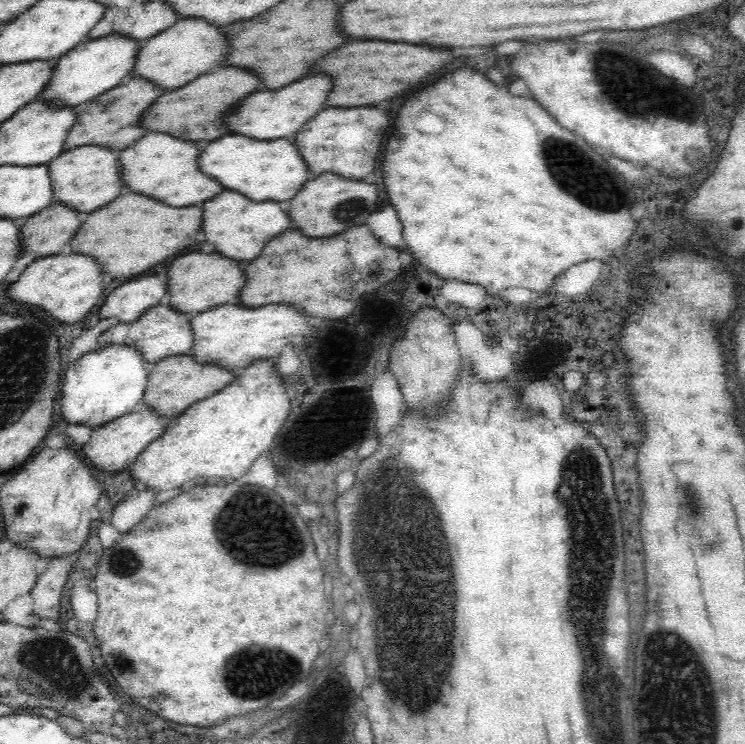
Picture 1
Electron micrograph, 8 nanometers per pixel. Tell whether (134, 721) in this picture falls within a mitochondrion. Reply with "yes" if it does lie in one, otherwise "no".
no

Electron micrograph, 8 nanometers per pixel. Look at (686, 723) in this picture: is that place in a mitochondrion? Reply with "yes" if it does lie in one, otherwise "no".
yes

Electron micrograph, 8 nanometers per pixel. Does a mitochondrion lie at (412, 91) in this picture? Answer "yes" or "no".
no

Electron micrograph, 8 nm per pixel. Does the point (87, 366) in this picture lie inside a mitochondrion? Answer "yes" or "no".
no

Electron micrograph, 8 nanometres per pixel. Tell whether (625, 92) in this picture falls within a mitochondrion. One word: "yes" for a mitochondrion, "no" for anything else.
yes

